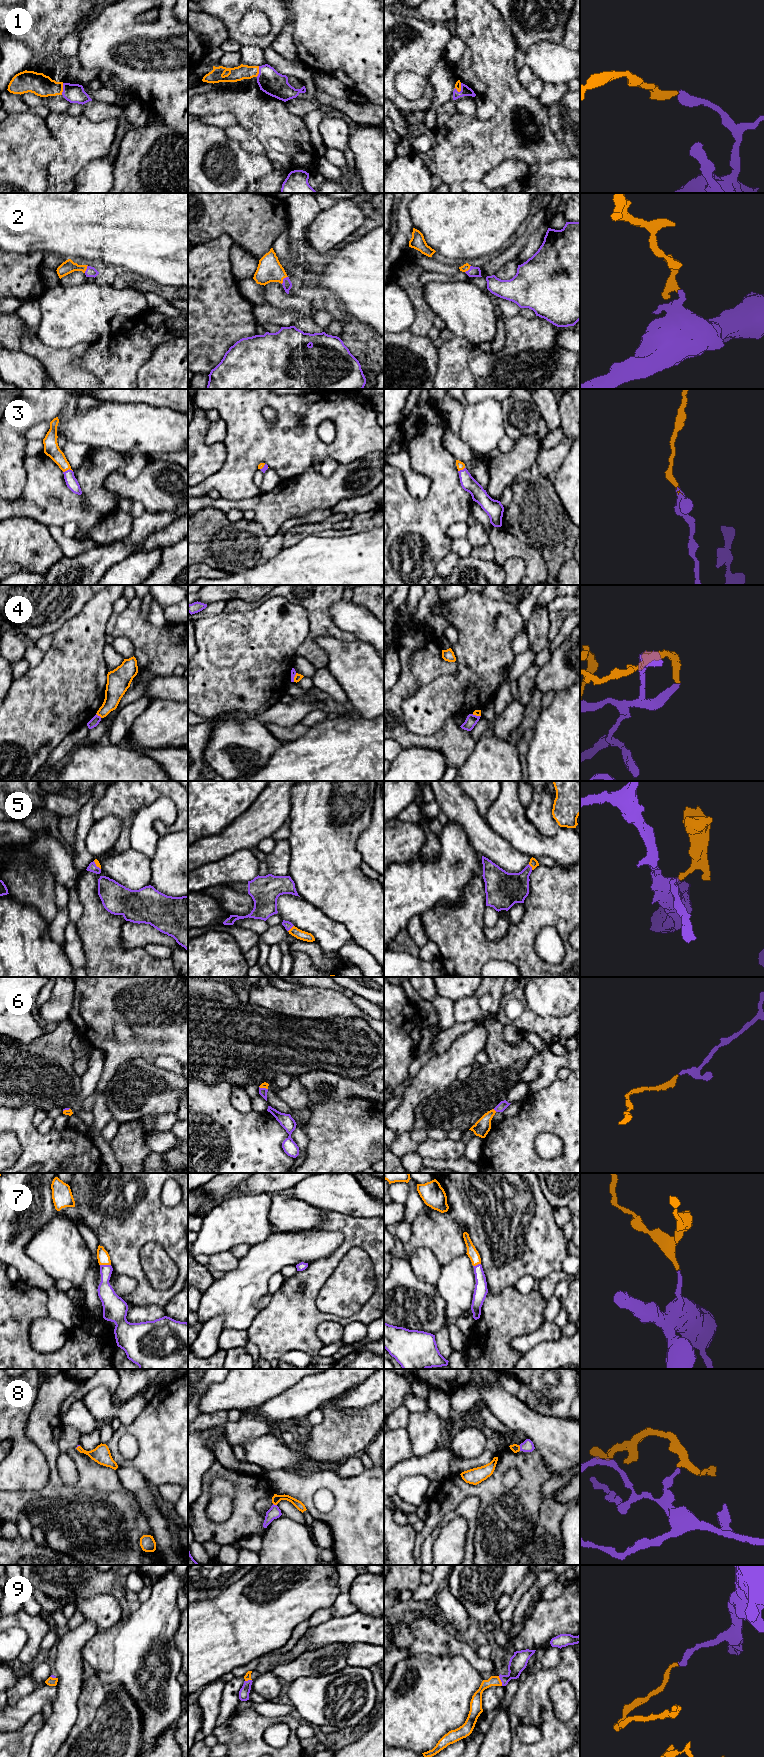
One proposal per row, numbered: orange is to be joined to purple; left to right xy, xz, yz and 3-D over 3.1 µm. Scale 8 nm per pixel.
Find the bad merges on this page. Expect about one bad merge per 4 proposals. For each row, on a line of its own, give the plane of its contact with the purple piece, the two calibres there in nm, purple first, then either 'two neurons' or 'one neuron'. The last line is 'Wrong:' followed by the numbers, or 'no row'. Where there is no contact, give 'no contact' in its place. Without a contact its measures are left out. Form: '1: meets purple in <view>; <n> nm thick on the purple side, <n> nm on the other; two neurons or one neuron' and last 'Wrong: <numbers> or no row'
1: meets purple in xy; 160 nm thick on the purple side, 180 nm on the other; one neuron
2: meets purple in xz; 70 nm thick on the purple side, 200 nm on the other; one neuron
3: meets purple in xy; 90 nm thick on the purple side, 120 nm on the other; one neuron
4: meets purple in xy; 70 nm thick on the purple side, 150 nm on the other; two neurons
5: meets purple in xz; 70 nm thick on the purple side, 80 nm on the other; one neuron
6: meets purple in yz; 70 nm thick on the purple side, 130 nm on the other; one neuron
7: meets purple in xy; 140 nm thick on the purple side, 100 nm on the other; one neuron
8: meets purple in yz; 100 nm thick on the purple side, 70 nm on the other; one neuron
9: meets purple in yz; 140 nm thick on the purple side, 80 nm on the other; one neuron
Wrong: 4

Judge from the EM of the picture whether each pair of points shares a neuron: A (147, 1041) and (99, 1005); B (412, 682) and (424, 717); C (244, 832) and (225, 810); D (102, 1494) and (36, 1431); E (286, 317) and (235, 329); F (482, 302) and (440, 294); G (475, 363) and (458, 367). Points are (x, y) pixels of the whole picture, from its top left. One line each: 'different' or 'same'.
A: same
B: different
C: different
D: same
E: different
F: same
G: different

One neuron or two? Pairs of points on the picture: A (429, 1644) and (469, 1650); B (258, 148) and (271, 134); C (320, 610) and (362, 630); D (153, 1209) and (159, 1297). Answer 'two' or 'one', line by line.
A: one
B: two
C: two
D: one

